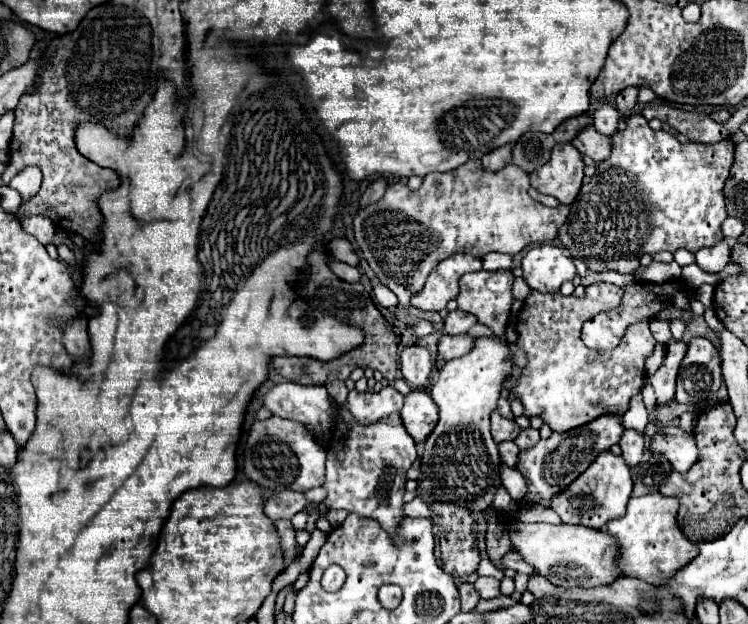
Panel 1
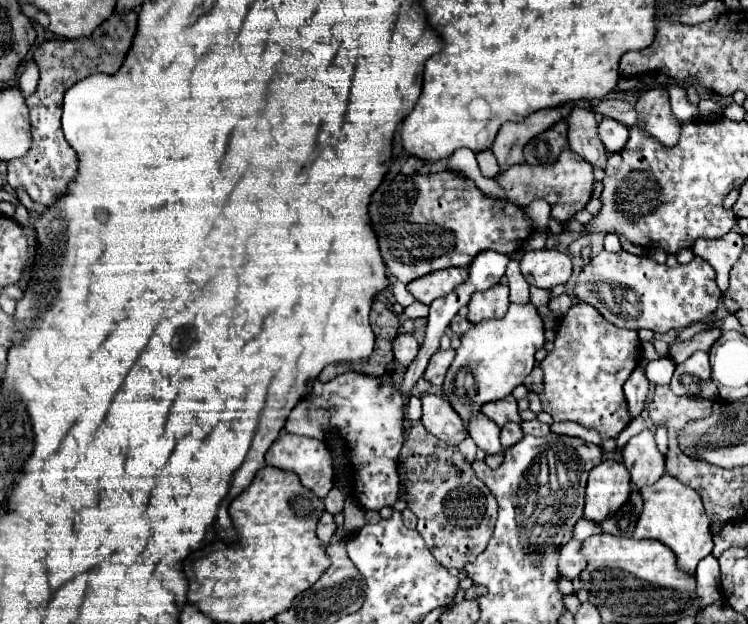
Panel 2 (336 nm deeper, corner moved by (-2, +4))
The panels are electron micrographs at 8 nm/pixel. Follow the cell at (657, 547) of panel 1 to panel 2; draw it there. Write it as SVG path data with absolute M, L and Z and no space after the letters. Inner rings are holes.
M664 474L656 484L640 488L640 494L644 500L644 510L638 518L634 538L660 540L662 544L672 548L672 552L678 558L680 568L694 574L698 562L704 556L708 556L714 548L712 532L710 532L710 520L704 512L700 496L690 486L678 482L674 476L668 476L668 474Z

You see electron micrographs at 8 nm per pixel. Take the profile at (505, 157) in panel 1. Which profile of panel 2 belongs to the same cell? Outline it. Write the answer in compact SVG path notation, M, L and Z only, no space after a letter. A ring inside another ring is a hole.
M572 104L558 106L558 108L546 108L546 110L534 112L532 116L528 116L526 120L518 122L518 124L514 124L514 122L504 124L492 146L500 172L506 172L514 164L522 164L524 162L522 150L528 144L528 140L534 138L536 134L544 132L546 128L550 128L564 116L568 116L570 110L572 110Z

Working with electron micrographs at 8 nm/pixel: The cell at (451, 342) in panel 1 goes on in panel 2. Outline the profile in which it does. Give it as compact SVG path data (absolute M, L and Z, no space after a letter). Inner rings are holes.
M452 348L450 350L438 350L428 362L428 368L424 372L424 380L428 380L430 384L436 384L436 386L442 386L446 370L448 370L452 360L454 360L454 350Z

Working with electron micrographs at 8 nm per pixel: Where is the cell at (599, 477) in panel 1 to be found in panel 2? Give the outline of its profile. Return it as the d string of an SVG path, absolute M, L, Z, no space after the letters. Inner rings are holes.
M606 460L590 470L584 518L600 524L622 508L630 496L630 474L624 464Z

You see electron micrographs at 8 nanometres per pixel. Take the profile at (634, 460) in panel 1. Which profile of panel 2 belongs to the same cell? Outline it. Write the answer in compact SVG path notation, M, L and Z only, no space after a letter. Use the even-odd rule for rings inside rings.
M636 366L634 372L630 374L630 378L626 380L624 394L626 394L626 400L628 400L630 414L638 416L642 412L646 396L648 396L648 378L646 378L646 374L640 366Z

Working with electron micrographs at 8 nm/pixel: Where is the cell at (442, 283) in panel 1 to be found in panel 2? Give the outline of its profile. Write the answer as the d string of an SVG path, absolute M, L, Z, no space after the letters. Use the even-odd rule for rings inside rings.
M444 268L440 272L432 272L430 276L412 280L406 288L418 302L430 304L432 300L452 292L458 284L466 282L466 278L468 278L468 268Z

